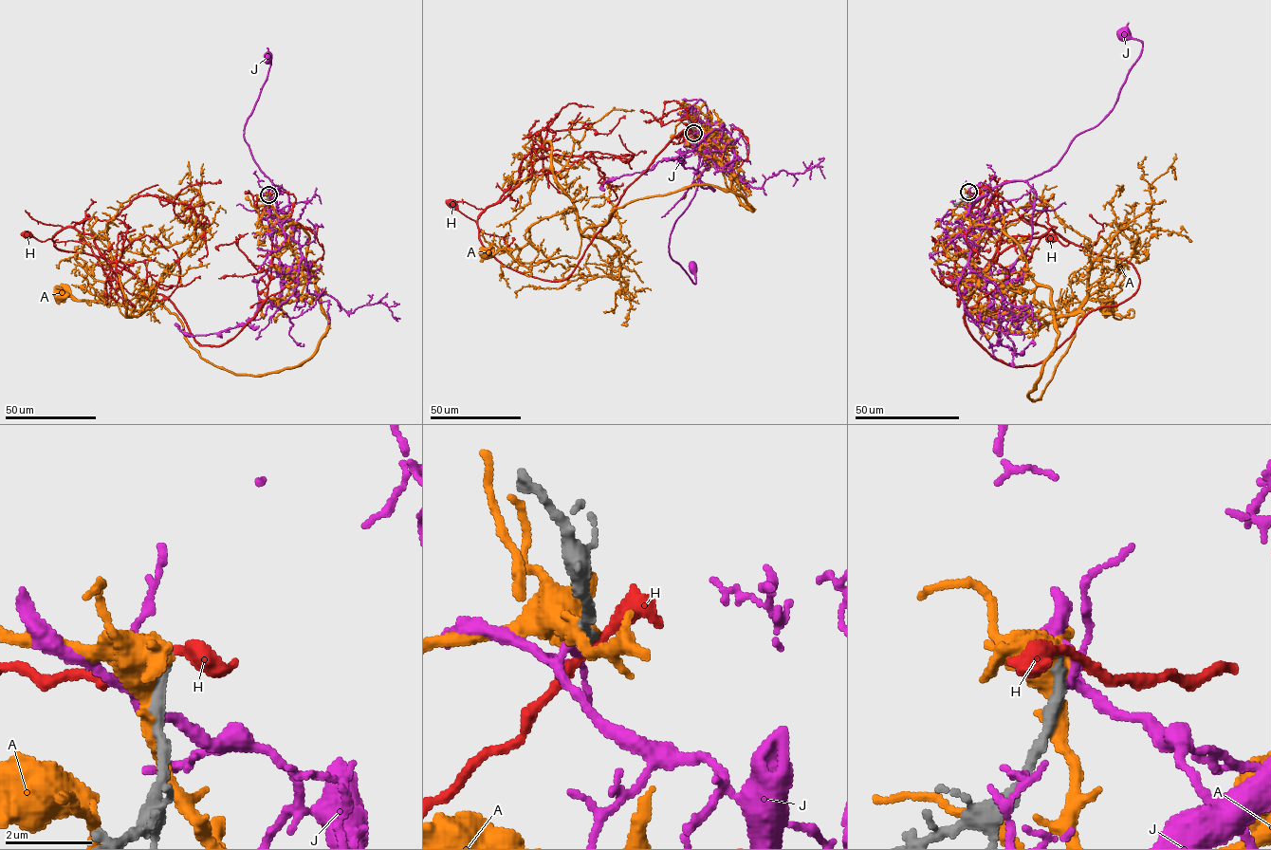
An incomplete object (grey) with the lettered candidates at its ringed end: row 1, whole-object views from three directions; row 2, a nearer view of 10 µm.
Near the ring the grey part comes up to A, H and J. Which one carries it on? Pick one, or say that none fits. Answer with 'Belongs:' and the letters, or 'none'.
Belongs: none

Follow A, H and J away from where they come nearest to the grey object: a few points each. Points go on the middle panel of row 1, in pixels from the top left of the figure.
A: (692, 133), (721, 140), (753, 210), (692, 185), (617, 208), (530, 275), (484, 252)
H: (693, 133), (678, 143), (697, 138), (679, 132), (627, 188), (559, 281), (505, 266), (476, 222), (451, 204)
J: (692, 133), (700, 142), (697, 187), (690, 204), (676, 220), (669, 247), (671, 257), (694, 284), (691, 266)

